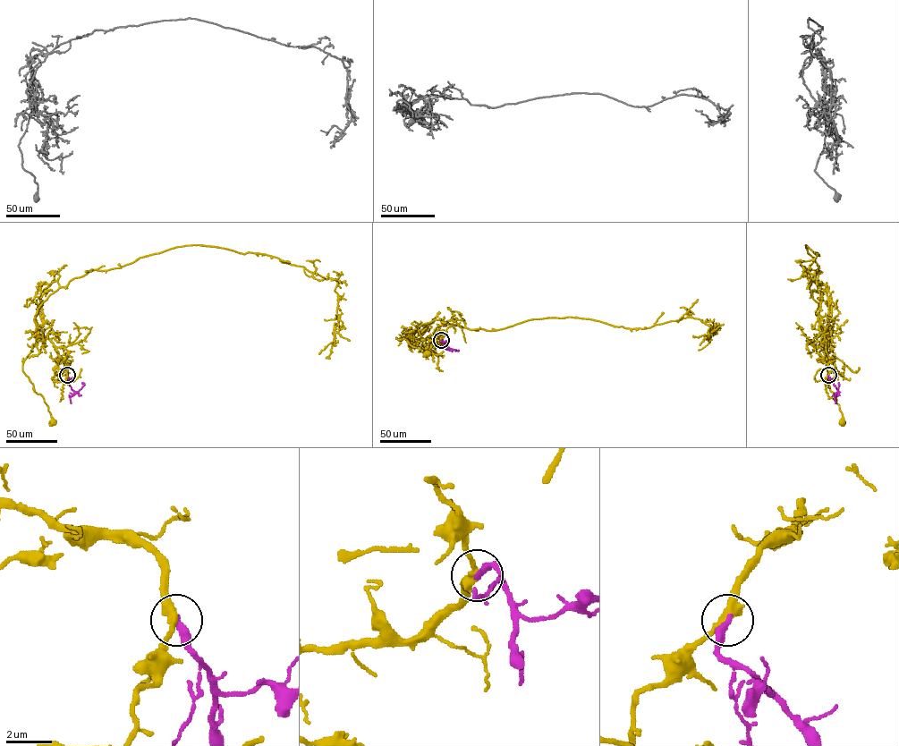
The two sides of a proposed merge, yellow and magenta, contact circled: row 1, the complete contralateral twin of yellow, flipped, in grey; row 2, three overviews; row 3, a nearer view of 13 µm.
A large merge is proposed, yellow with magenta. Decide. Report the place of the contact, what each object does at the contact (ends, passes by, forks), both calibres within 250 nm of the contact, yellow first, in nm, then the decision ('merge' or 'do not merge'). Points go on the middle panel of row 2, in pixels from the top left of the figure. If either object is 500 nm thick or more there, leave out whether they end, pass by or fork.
(441, 340) | yellow passes by | magenta ends | 360/340 nm | merge

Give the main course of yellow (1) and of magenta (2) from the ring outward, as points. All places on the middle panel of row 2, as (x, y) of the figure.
1: (441, 340), (430, 345), (433, 340), (429, 337), (419, 340), (410, 336), (396, 337), (428, 352)
2: (441, 340), (447, 349), (455, 350)

